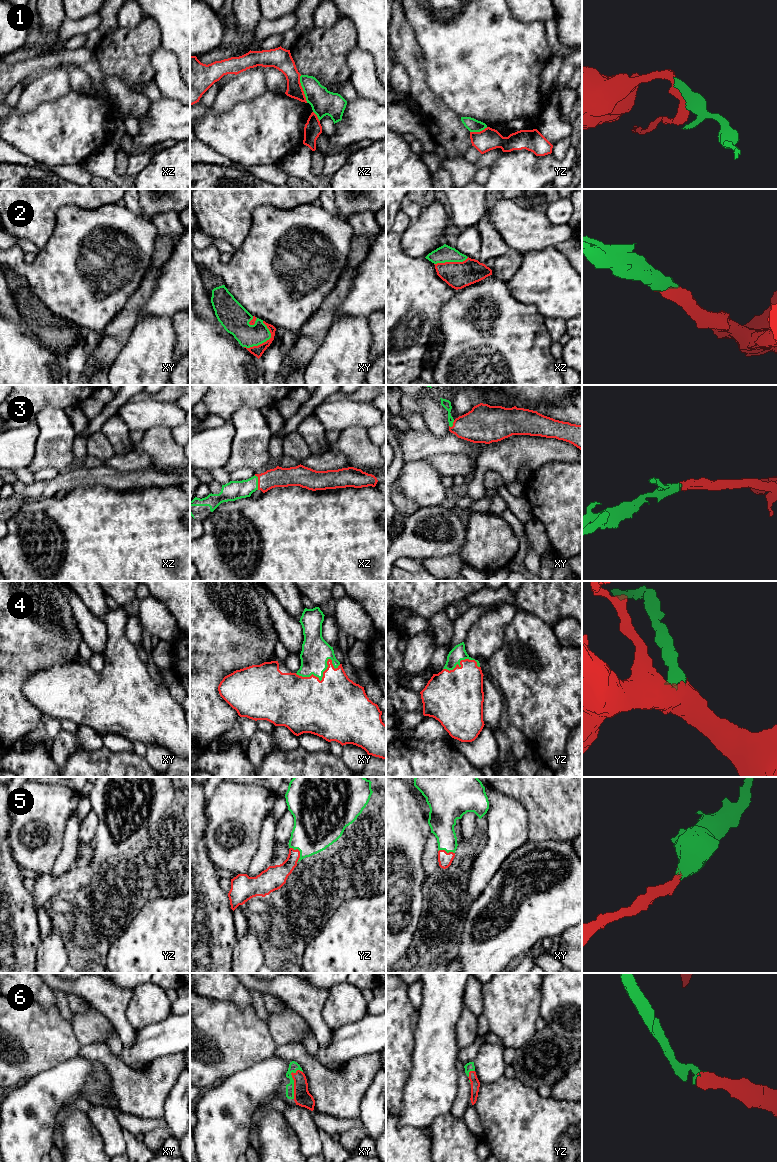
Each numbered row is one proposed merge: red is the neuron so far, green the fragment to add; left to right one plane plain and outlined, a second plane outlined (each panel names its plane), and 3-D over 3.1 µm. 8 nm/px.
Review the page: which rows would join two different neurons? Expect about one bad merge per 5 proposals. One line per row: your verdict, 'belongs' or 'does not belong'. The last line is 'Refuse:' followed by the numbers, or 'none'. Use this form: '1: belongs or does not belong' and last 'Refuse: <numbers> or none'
1: does not belong
2: belongs
3: belongs
4: belongs
5: belongs
6: belongs
Refuse: 1

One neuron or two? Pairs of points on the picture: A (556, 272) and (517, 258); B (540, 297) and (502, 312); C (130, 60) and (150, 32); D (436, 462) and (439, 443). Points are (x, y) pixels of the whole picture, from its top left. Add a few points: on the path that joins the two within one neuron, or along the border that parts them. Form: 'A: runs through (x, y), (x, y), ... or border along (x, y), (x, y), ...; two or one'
A: border along (523, 254), (521, 265), (508, 279); two
B: border along (507, 287), (519, 301), (533, 303), (543, 317); two
C: runs through (130, 53), (143, 39); one
D: border along (460, 453), (438, 453), (423, 459); two

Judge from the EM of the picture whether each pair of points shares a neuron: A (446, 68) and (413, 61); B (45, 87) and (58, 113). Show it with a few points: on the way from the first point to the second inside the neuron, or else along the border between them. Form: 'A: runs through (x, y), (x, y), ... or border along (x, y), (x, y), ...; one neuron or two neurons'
A: border along (417, 42), (424, 62), (426, 83), (430, 87); two neurons
B: border along (71, 90), (60, 97), (43, 101), (31, 110); two neurons

